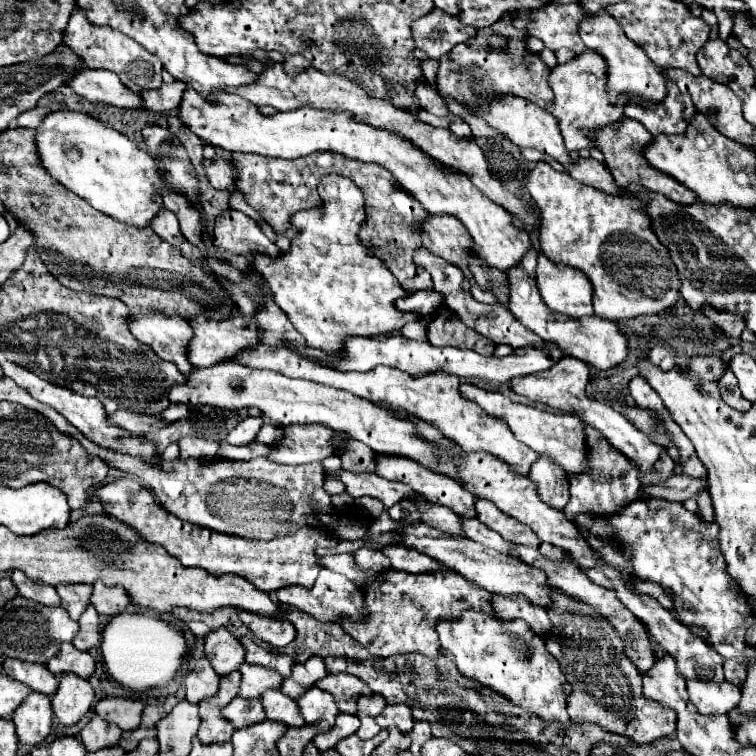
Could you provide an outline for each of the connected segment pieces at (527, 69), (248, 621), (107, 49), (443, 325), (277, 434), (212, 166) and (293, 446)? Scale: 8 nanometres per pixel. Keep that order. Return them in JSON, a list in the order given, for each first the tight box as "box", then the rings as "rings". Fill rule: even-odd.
[{"box":[440,16,552,108],"rings":[[[504,16],[496,24],[478,30],[472,40],[454,46],[446,56],[440,58],[440,96],[452,96],[460,104],[486,104],[496,100],[500,94],[514,94],[538,104],[540,108],[546,108],[552,102],[552,90],[548,86],[550,68],[540,60],[538,54],[528,52],[522,40],[524,32],[512,26],[512,16]]]},{"box":[240,612,296,646],"rings":[[[240,612],[240,618],[256,638],[272,646],[286,646],[296,636],[296,628],[288,620],[260,620],[260,616],[252,616],[248,612]]]},{"box":[64,8,162,92],"rings":[[[76,8],[76,12],[70,16],[70,22],[64,32],[64,44],[70,46],[78,56],[82,56],[88,68],[104,68],[104,70],[116,72],[122,84],[134,92],[160,88],[162,84],[160,60],[156,56],[152,56],[148,50],[140,48],[140,44],[136,44],[132,38],[124,36],[122,32],[116,32],[114,28],[102,28],[102,26],[88,24],[80,8]]]},{"box":[428,308,496,356],"rings":[[[442,308],[438,316],[428,326],[428,342],[436,346],[454,346],[454,348],[472,348],[482,356],[492,356],[496,344],[472,328],[468,328],[454,312]]]},{"box":[254,423,283,444],"rings":[[[264,423],[254,442],[270,444],[275,440],[282,438],[283,435],[283,431],[277,428],[275,425]]]},{"box":[202,156,236,188],"rings":[[[216,156],[212,160],[204,158],[202,160],[204,166],[204,174],[208,178],[208,182],[214,188],[234,188],[236,182],[236,168],[232,168],[232,162],[226,162],[222,156]]]},{"box":[270,424,350,464],"rings":[[[300,424],[300,426],[282,426],[286,436],[272,444],[270,460],[280,464],[308,464],[320,462],[338,450],[346,448],[350,436],[336,432],[326,424]]]}]

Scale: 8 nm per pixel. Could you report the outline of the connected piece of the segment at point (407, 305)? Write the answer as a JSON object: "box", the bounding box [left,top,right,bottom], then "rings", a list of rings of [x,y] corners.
{"box":[396,292,444,316],"rings":[[[414,292],[414,294],[408,294],[406,298],[400,298],[396,302],[396,308],[400,312],[418,312],[420,316],[426,316],[430,314],[432,310],[436,310],[440,304],[442,304],[444,296],[440,296],[440,292]]]}

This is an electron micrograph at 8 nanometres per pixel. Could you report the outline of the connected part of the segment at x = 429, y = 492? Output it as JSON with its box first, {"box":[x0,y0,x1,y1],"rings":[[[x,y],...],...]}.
{"box":[376,454,476,518],"rings":[[[378,454],[376,456],[376,474],[386,478],[386,480],[400,480],[404,484],[410,484],[412,488],[416,488],[416,492],[420,492],[428,502],[446,506],[450,510],[454,510],[458,516],[462,518],[476,518],[476,496],[472,496],[472,492],[464,492],[464,488],[460,488],[458,480],[452,480],[450,476],[440,476],[438,472],[432,472],[428,468],[424,468],[422,464],[416,464],[410,458],[400,458],[400,456],[384,456]]]}

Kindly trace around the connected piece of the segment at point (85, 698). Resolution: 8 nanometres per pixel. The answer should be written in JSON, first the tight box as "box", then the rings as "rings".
{"box":[52,672,94,726],"rings":[[[68,672],[60,678],[58,690],[52,696],[52,712],[64,726],[76,724],[94,702],[94,688],[88,680]]]}

